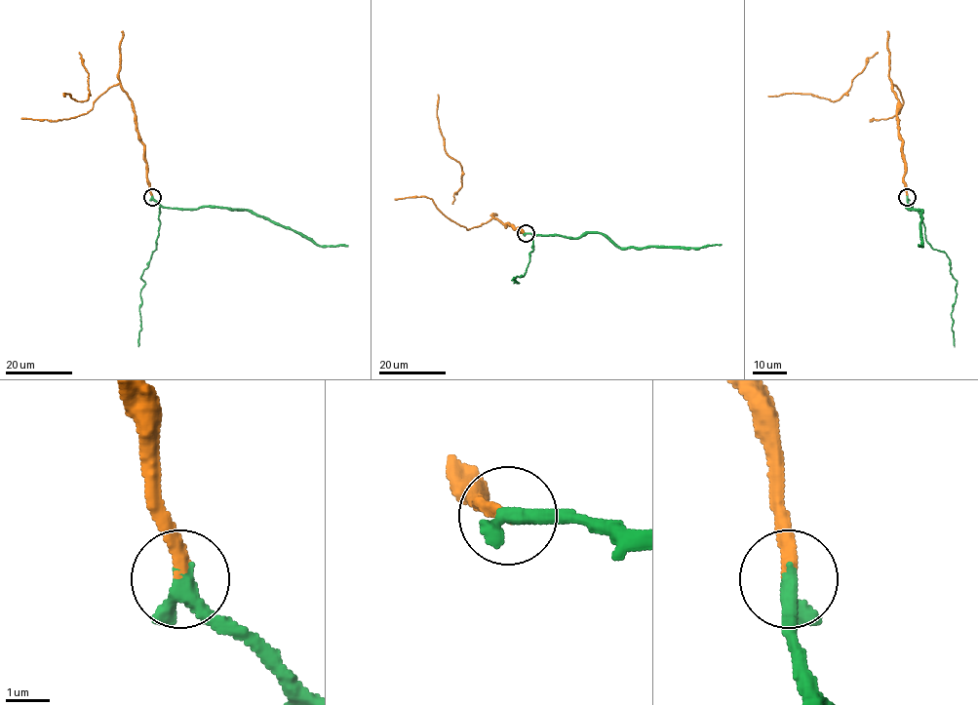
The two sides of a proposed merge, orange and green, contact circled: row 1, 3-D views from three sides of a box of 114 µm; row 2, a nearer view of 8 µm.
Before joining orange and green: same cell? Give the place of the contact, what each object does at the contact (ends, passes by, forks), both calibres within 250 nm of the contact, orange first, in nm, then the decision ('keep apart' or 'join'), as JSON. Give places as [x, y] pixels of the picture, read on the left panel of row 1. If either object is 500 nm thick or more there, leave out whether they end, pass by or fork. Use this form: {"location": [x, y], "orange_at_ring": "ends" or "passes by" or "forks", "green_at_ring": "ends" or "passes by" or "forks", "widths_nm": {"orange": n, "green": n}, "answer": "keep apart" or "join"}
{"location": [152, 197], "orange_at_ring": "ends", "green_at_ring": "passes by", "widths_nm": {"orange": 300, "green": 320}, "answer": "join"}

